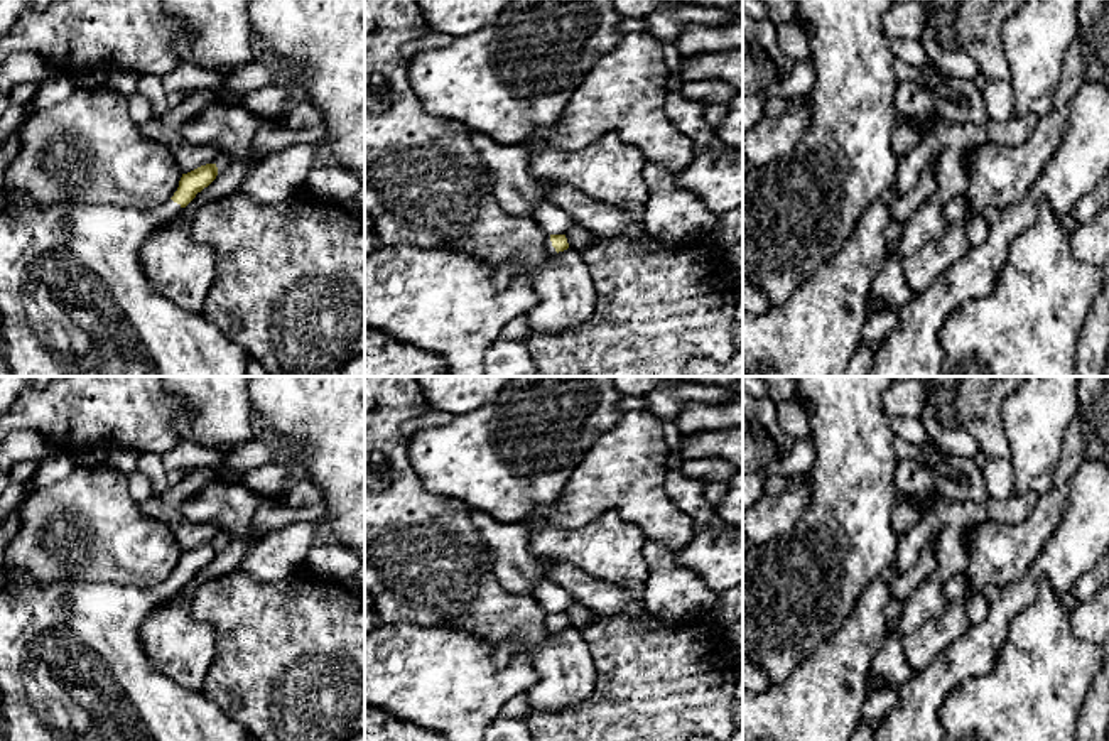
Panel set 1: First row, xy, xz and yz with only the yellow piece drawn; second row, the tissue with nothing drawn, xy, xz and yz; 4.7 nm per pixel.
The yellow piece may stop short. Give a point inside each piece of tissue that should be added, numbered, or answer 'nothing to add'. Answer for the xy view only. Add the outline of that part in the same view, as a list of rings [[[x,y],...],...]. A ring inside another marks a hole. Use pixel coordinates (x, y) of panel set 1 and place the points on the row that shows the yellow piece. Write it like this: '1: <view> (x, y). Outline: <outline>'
1: xy (75, 301). Outline: [[[5,189],[0,192],[0,376],[246,376],[246,351],[211,324],[201,312],[181,306],[155,292],[143,272],[140,248],[162,223],[181,213],[181,204],[169,199],[157,209],[79,206],[73,203],[37,204],[22,201],[10,206]]]

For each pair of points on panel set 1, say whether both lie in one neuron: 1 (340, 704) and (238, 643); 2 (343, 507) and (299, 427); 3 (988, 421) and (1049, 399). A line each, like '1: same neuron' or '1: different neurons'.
1: same neuron
2: same neuron
3: different neurons

